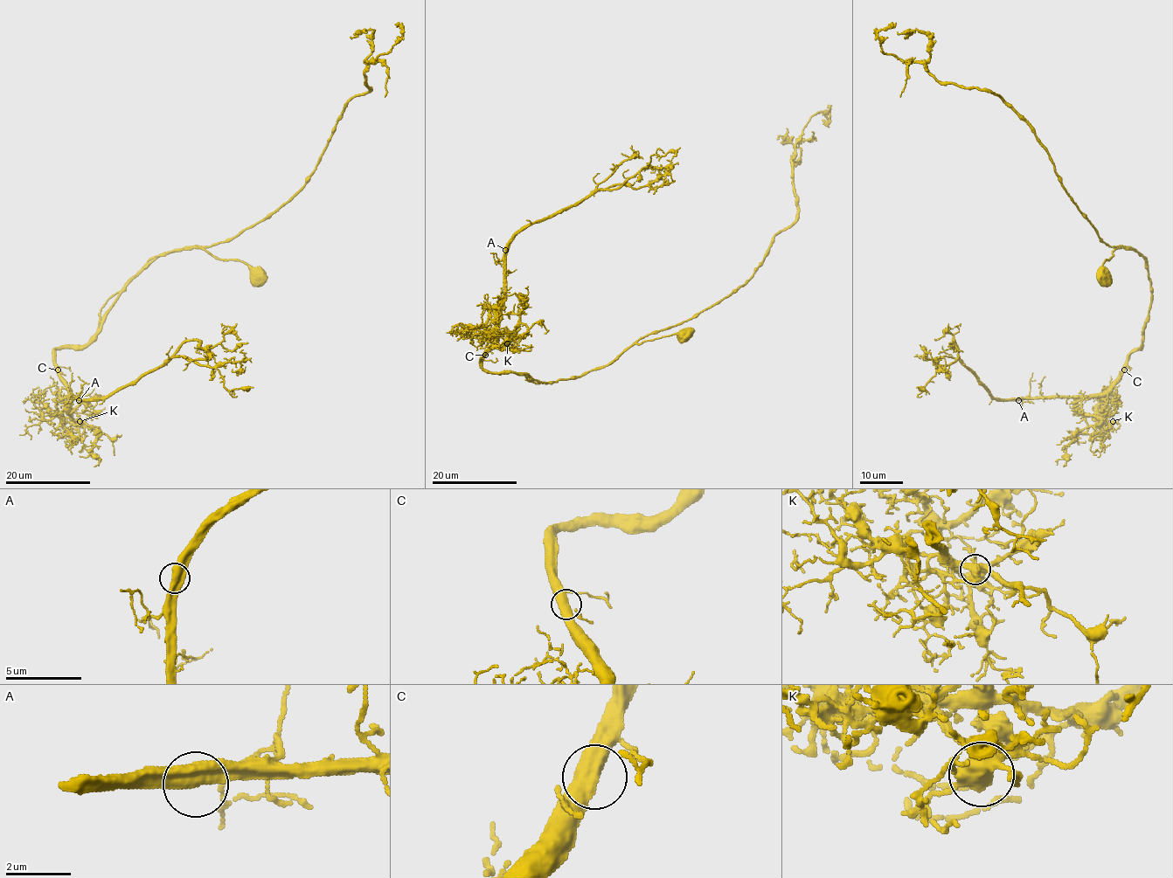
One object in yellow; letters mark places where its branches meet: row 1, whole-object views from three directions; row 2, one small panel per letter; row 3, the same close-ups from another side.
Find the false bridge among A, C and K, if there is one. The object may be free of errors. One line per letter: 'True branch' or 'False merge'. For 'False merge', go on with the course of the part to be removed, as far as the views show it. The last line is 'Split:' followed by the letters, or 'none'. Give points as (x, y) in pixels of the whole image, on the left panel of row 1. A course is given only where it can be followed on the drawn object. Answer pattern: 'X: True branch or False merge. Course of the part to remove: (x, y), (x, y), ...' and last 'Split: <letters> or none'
A: True branch
C: True branch
K: True branch
Split: none

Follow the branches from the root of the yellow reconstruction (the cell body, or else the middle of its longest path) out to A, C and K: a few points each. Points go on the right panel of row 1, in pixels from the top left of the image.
A: (1148, 265), (1151, 308), (1144, 328), (1144, 338), (1141, 347), (1127, 357), (1124, 372), (1100, 393), (1018, 400)
C: (1148, 265), (1151, 308), (1144, 328), (1144, 338), (1141, 347), (1127, 357), (1124, 370)
K: (1148, 265), (1151, 308), (1144, 338), (1106, 396), (1110, 415), (1103, 418), (1109, 425), (1113, 421)

